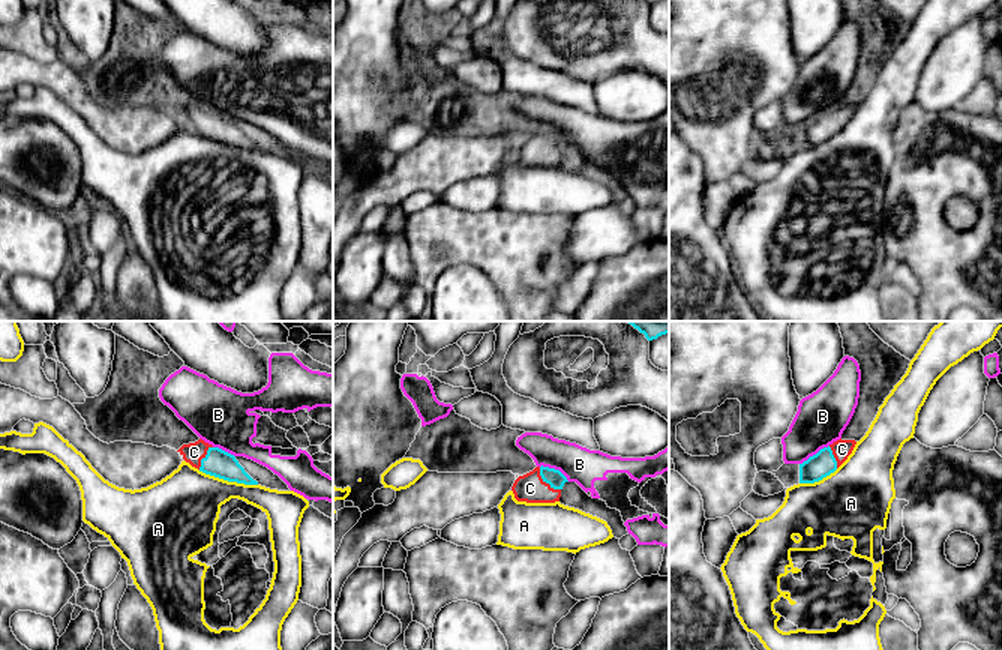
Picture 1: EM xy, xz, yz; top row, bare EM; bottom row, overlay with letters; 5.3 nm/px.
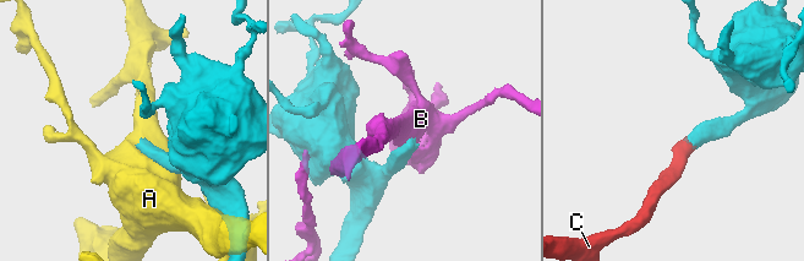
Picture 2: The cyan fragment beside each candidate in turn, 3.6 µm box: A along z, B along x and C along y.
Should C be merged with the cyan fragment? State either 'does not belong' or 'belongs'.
belongs

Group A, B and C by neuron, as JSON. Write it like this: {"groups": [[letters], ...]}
{"groups": [["A"], ["B"], ["C"]]}

